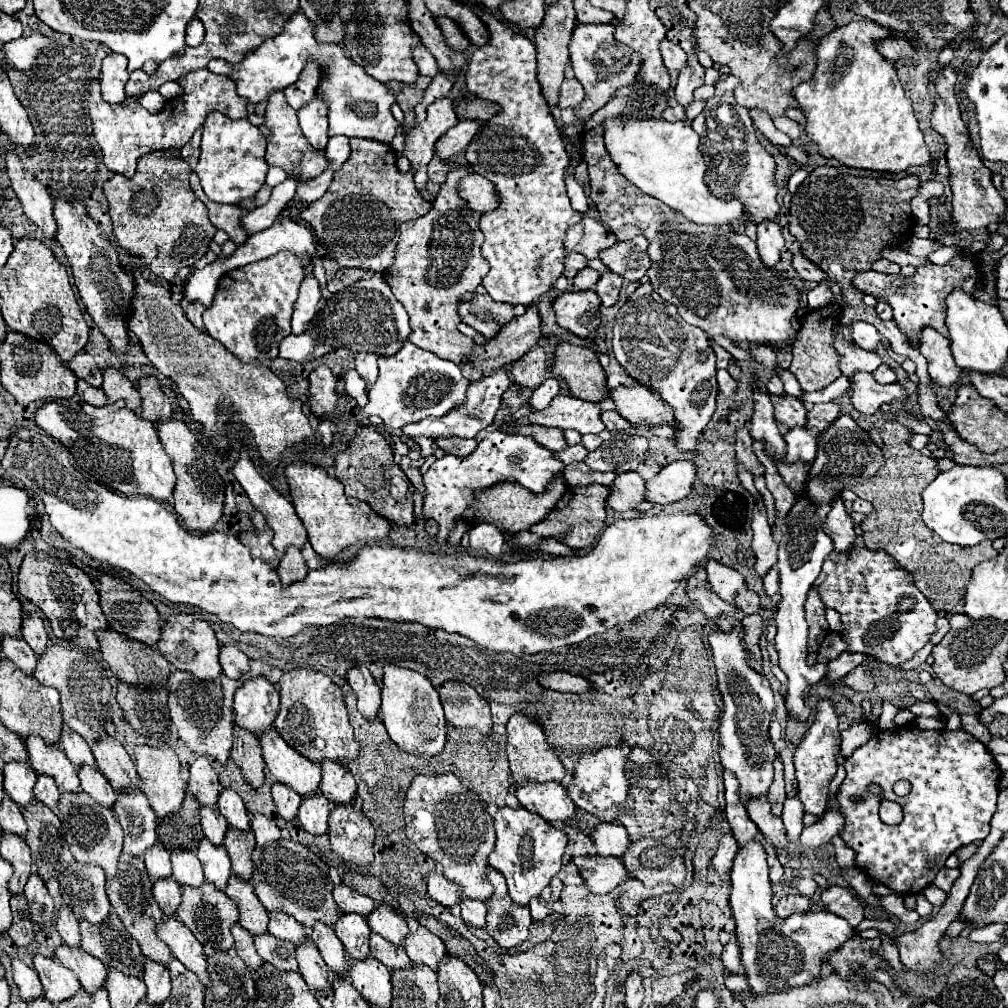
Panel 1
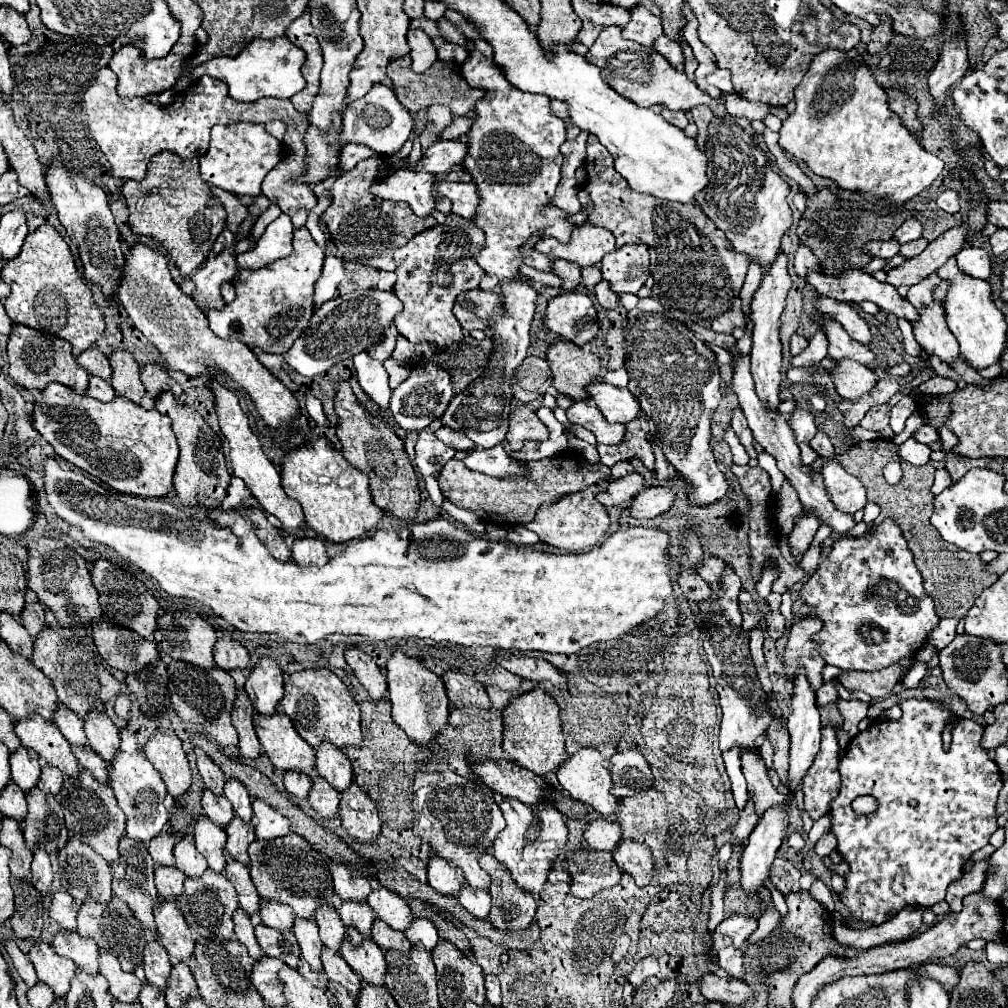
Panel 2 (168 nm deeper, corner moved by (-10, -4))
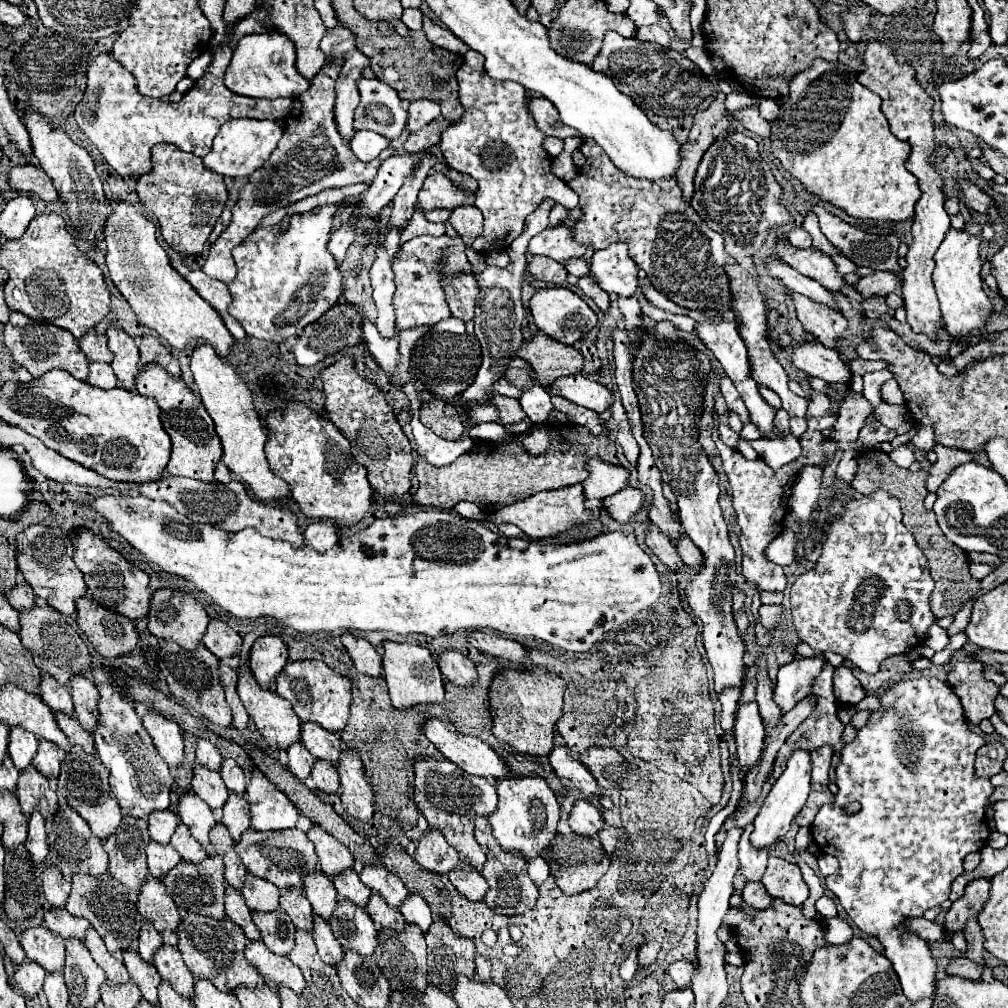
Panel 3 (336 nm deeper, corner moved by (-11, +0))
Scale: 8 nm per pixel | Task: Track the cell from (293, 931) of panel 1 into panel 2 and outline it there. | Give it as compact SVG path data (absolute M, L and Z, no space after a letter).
M261 898L259 920L261 920L261 924L277 928L277 930L291 930L293 920L295 920L295 912L287 904L279 904L277 900Z

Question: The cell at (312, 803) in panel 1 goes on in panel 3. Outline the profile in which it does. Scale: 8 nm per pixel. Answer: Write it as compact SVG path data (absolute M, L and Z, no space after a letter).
M318 760L312 766L312 778L316 782L318 792L322 794L336 794L340 788L340 780L338 780L338 772L332 764L326 764L322 760Z

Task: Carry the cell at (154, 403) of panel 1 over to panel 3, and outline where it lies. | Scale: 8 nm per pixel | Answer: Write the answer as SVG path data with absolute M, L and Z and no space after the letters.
M144 336L140 340L140 362L142 368L148 368L150 364L158 364L172 376L180 376L180 364L176 356L154 336Z

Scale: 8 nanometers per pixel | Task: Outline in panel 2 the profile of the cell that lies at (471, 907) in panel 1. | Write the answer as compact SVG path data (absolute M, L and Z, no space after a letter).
M463 886L457 894L459 902L477 918L487 918L489 916L489 908L491 908L491 896L487 890L481 888L471 888L471 886Z

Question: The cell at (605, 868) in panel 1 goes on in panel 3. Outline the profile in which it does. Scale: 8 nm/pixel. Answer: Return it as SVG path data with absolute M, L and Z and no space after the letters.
M556 834L546 854L548 854L550 872L554 874L556 884L564 890L564 894L580 894L584 890L594 888L610 868L610 856L602 852L602 844L598 838L588 838L578 834L568 834L568 836Z

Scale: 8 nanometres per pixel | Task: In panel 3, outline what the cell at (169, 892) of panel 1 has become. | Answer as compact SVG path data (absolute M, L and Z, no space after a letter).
M150 842L146 846L146 854L148 854L148 872L154 878L164 878L166 872L170 872L180 862L180 856L172 846L162 846L158 842Z

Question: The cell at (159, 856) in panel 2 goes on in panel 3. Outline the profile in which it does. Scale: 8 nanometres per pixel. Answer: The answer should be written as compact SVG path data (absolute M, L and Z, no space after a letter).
M170 810L162 812L152 812L148 816L148 828L150 828L150 838L158 844L170 844L170 838L178 826L178 818Z

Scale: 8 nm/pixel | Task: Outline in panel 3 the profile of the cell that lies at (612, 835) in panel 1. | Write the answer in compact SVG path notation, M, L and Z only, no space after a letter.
M578 800L570 812L570 818L568 818L572 830L576 834L582 834L582 836L598 836L598 832L604 828L604 816L602 812L588 800Z

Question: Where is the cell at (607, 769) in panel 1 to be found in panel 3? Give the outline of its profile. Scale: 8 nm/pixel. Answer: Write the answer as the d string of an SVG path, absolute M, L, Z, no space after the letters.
M556 746L550 754L550 764L560 778L566 778L572 786L576 786L586 796L598 794L598 782L592 772L576 758L566 746Z

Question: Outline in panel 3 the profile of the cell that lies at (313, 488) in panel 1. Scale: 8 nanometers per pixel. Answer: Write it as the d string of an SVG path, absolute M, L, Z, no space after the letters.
M290 402L286 408L270 412L266 426L268 464L276 476L290 484L292 498L308 518L354 526L366 516L372 502L366 468L354 460L350 442L332 422L312 412L304 402Z

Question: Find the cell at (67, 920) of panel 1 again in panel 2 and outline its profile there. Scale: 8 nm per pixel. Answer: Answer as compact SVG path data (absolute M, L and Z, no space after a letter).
M59 890L53 894L51 898L51 908L49 908L49 916L53 920L59 922L61 928L65 930L75 930L77 928L77 922L75 922L75 916L77 916L77 902L75 898L65 892L65 890Z

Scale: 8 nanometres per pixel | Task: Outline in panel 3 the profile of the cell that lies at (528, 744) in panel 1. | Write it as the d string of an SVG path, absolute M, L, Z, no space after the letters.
M532 668L532 670L500 670L490 686L490 714L494 720L494 736L510 746L514 746L520 754L530 754L530 756L548 756L554 748L554 730L556 722L562 716L562 696L566 690L566 682L558 676L552 674L544 668Z

